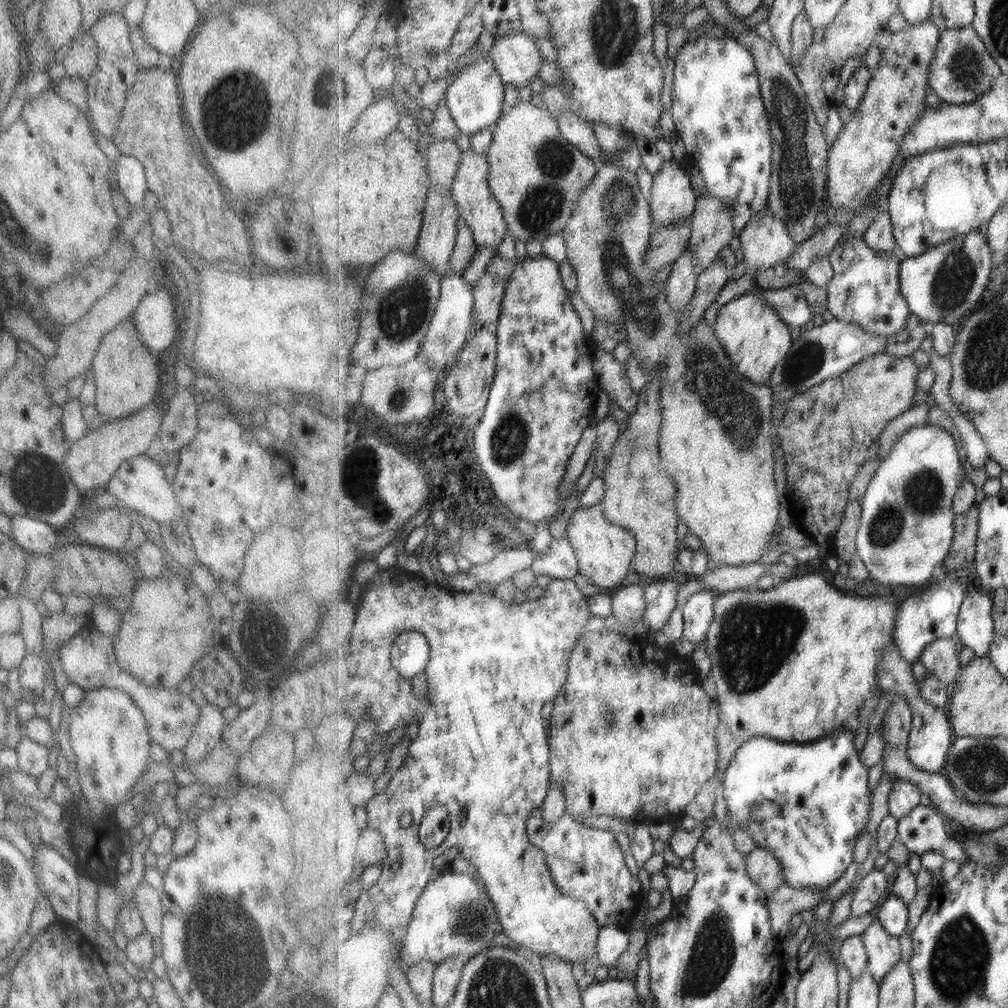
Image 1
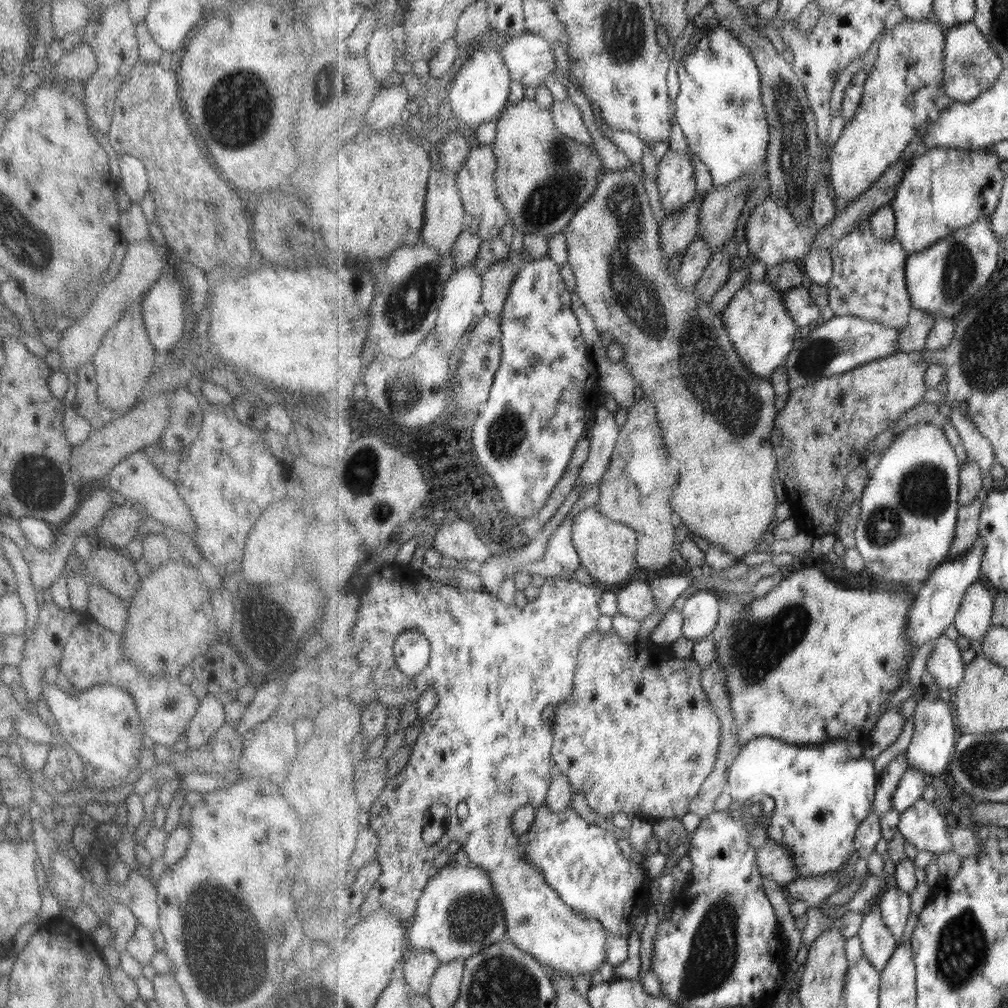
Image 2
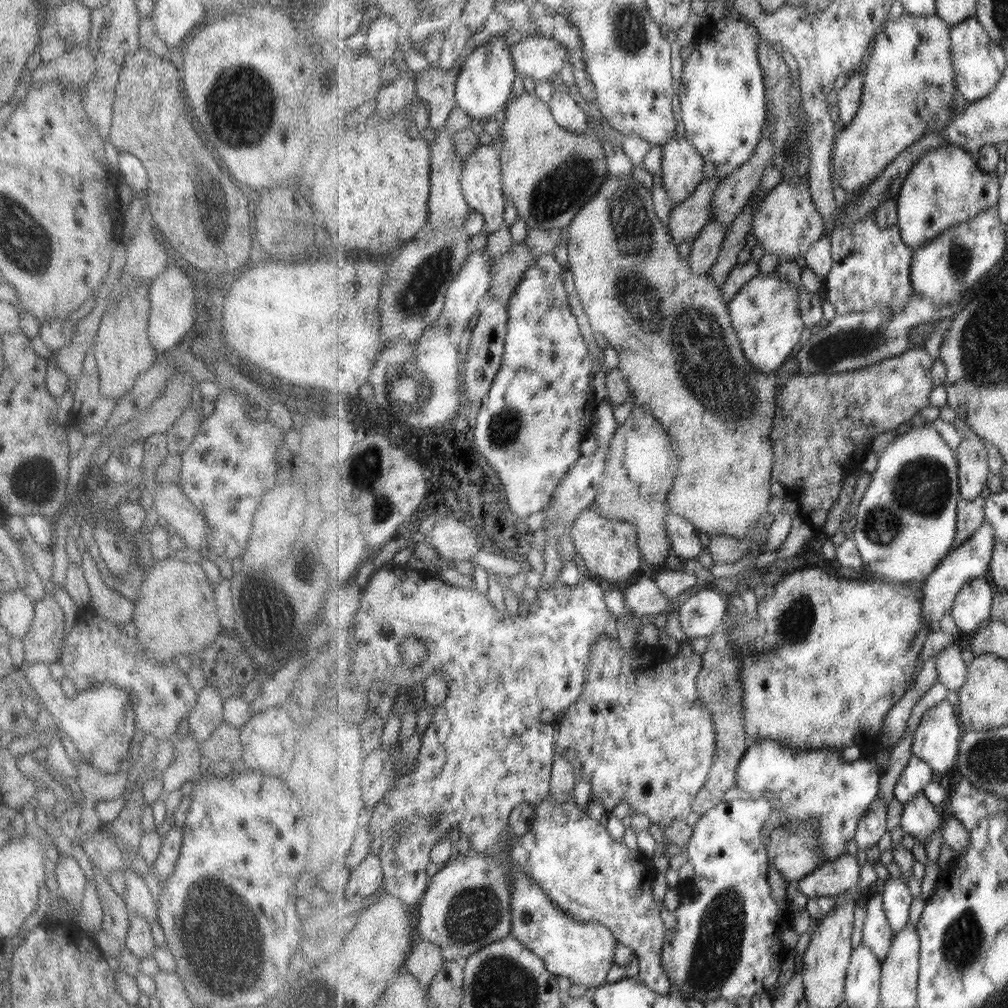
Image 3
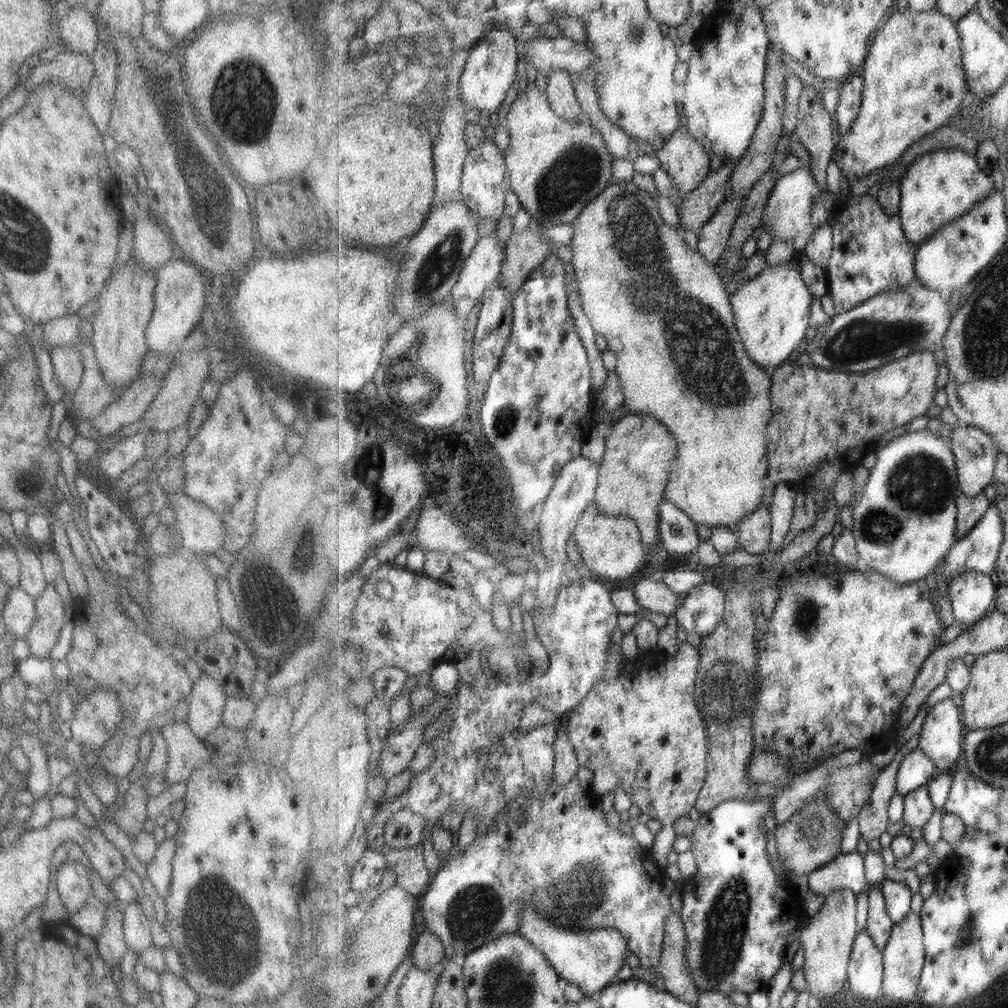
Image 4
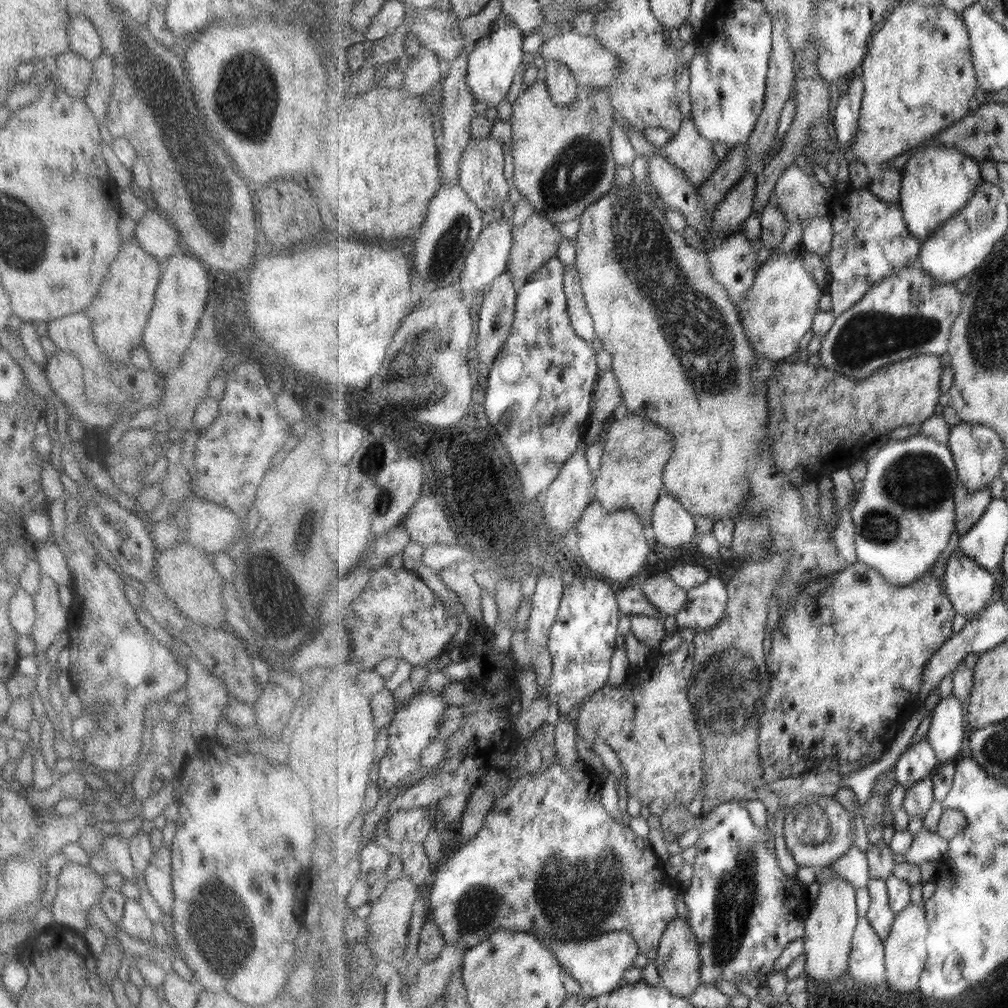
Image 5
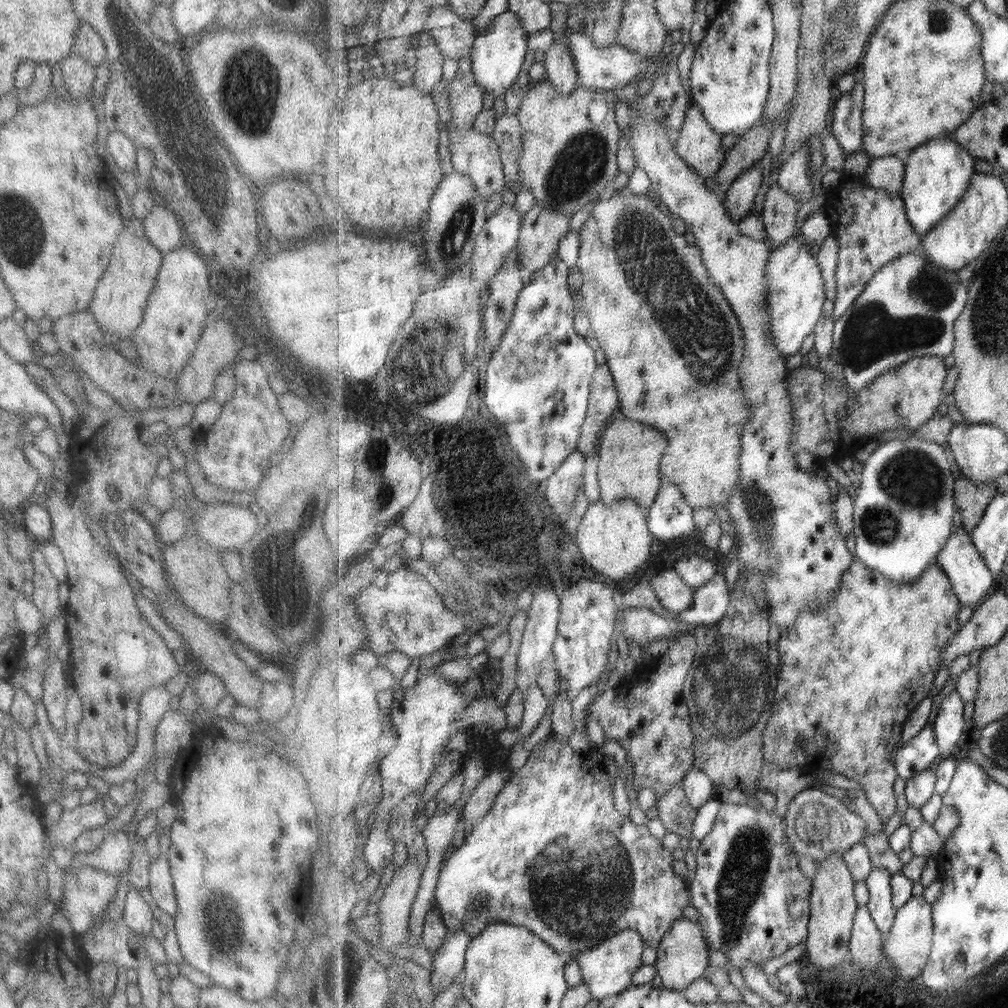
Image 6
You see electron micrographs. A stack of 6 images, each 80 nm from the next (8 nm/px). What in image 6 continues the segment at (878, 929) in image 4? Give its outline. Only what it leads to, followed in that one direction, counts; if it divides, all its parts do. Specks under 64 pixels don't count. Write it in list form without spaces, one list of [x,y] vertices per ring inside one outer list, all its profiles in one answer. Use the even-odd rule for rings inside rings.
[[[874,868],[865,881],[871,896],[867,907],[883,935],[890,932],[898,911],[893,905],[892,878],[886,868]]]

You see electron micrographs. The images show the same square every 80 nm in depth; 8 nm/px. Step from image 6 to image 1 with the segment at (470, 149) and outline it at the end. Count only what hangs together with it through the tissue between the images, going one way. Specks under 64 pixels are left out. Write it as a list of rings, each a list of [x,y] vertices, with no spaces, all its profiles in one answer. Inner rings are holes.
[[[472,150],[465,152],[461,156],[461,164],[459,164],[458,174],[452,187],[452,197],[453,201],[457,203],[457,211],[466,224],[471,227],[479,249],[499,248],[508,231],[503,209],[501,209],[496,196],[491,193],[490,172],[489,157],[485,152],[480,156]]]

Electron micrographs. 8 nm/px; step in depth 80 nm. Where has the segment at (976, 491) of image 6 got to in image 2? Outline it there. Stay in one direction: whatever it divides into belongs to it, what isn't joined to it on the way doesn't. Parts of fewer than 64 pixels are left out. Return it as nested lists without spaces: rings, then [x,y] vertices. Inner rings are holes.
[[[978,499],[969,506],[959,505],[955,540],[947,559],[963,556],[976,545],[980,538],[978,524],[981,520],[983,505],[984,502],[981,503]]]

